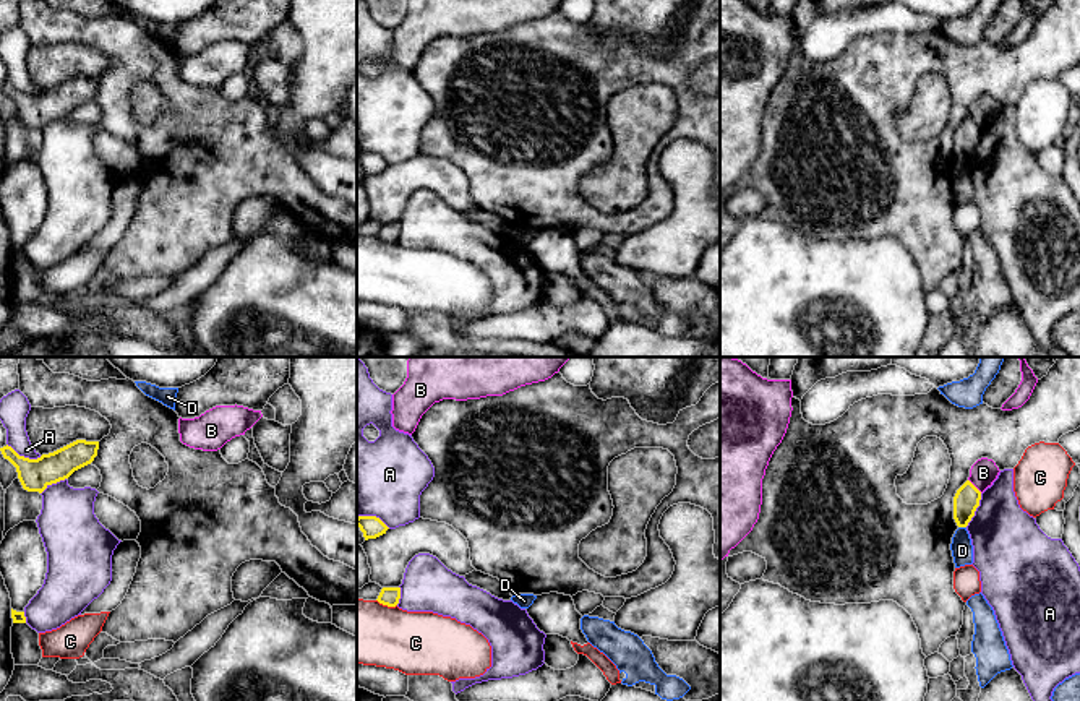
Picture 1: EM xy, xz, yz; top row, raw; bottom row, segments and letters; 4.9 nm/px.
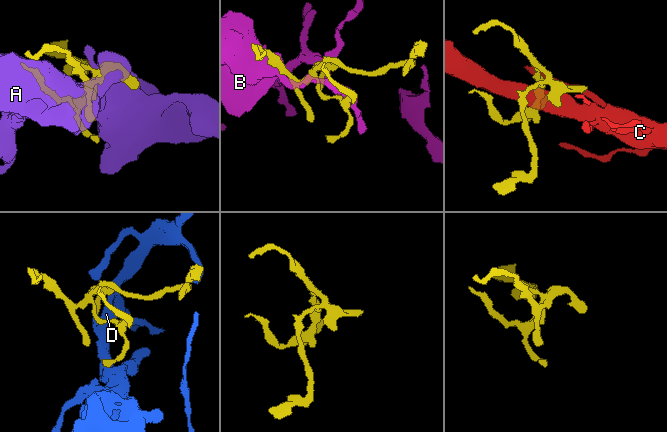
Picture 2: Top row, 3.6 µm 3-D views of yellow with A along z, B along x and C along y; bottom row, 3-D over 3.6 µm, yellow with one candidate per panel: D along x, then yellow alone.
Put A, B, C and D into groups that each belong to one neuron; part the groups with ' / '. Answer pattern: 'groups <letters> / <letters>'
groups A / B / C / D

